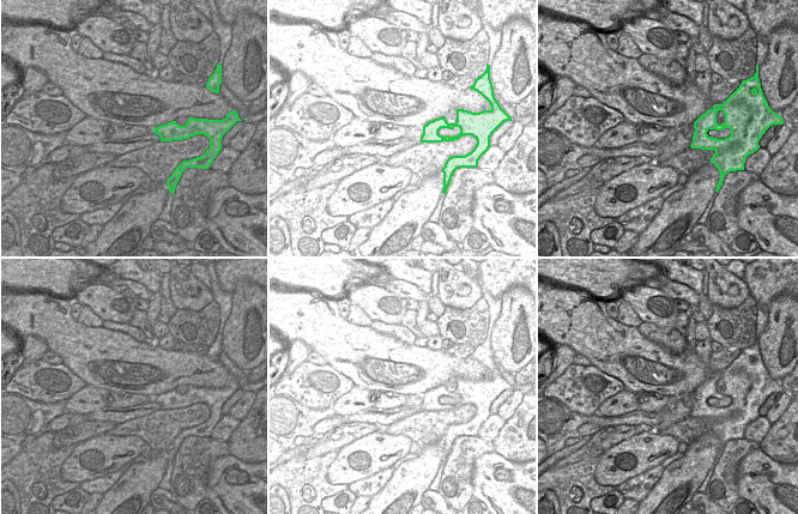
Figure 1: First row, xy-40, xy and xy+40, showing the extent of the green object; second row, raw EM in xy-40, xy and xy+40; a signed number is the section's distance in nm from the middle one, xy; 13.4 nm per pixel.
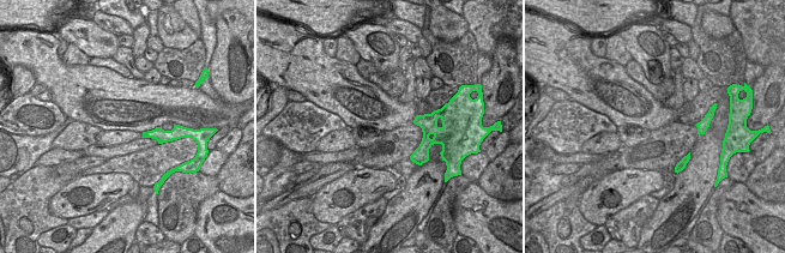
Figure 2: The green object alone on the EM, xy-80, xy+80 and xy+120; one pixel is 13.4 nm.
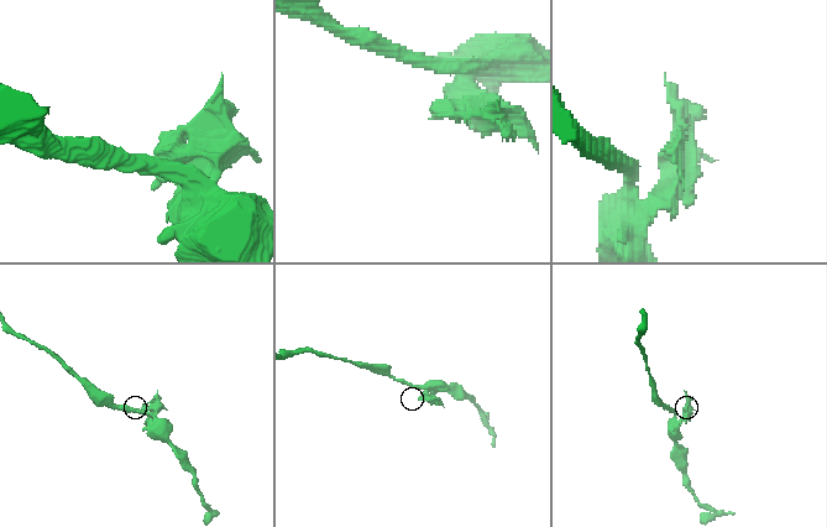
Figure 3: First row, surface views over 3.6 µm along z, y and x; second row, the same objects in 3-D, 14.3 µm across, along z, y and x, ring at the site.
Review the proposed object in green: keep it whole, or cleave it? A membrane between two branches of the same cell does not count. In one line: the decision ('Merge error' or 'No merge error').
No merge error

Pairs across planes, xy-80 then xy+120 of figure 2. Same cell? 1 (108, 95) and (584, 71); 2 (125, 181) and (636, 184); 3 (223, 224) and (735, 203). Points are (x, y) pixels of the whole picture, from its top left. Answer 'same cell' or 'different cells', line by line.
1: same cell
2: same cell
3: same cell

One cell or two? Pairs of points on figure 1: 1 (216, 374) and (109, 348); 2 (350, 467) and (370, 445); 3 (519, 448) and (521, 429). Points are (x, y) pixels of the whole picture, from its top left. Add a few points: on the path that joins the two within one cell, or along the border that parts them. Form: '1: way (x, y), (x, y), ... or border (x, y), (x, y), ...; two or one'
1: way (189, 372), (186, 368), (161, 368), (135, 361); one
2: way (346, 459), (354, 451), (362, 449); one
3: way (519, 443), (521, 434); one

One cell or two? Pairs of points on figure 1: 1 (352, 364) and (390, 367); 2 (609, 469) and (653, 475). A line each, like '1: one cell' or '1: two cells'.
1: one cell
2: two cells

